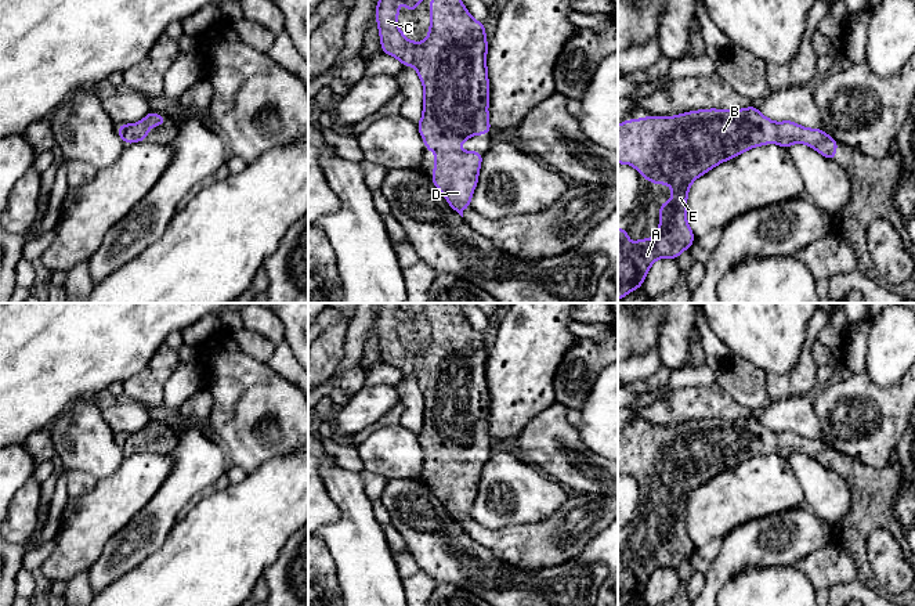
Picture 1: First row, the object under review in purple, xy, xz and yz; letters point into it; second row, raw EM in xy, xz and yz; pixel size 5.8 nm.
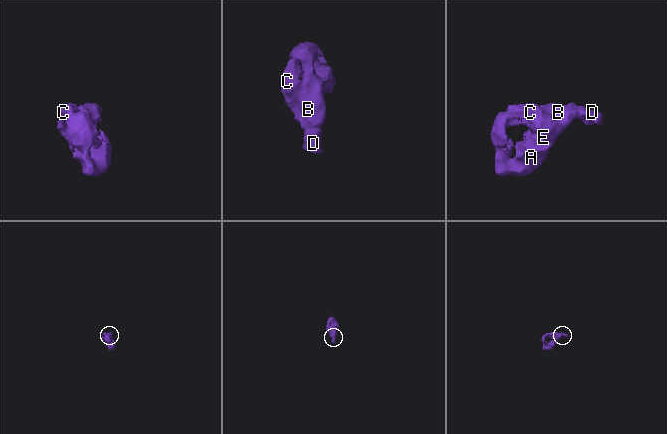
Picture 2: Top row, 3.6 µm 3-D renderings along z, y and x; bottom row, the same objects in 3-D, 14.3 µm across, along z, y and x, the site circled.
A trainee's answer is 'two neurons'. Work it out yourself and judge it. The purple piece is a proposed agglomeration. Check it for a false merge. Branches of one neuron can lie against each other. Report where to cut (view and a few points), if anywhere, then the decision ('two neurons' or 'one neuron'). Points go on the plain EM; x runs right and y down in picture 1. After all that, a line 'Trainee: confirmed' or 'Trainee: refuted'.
cut none; one neuron
Trainee: refuted

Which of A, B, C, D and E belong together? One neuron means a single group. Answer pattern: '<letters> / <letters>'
A B C D E

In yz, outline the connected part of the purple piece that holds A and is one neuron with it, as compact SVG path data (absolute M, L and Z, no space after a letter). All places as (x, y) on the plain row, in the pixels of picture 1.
M756 415L731 422L713 418L670 428L645 426L636 430L628 429L618 436L618 473L634 476L639 484L652 494L670 494L673 509L661 513L661 531L654 549L645 551L640 547L633 556L628 540L618 537L618 606L625 606L630 600L641 598L647 581L657 569L677 569L684 559L691 558L695 547L687 533L686 517L692 491L716 475L733 469L753 457L770 452L777 452L784 459L793 452L803 452L829 470L835 470L838 459L838 451L825 444L822 439L804 439L791 430L774 433L763 426Z

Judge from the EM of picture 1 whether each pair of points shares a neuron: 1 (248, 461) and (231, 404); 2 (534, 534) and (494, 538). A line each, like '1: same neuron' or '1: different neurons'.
1: same neuron
2: same neuron

